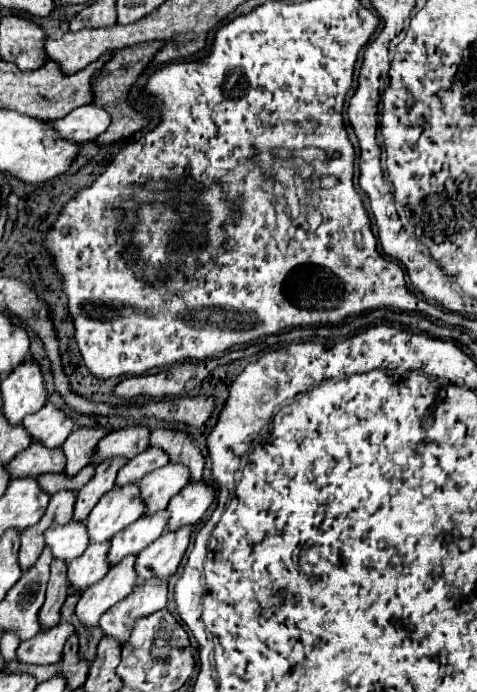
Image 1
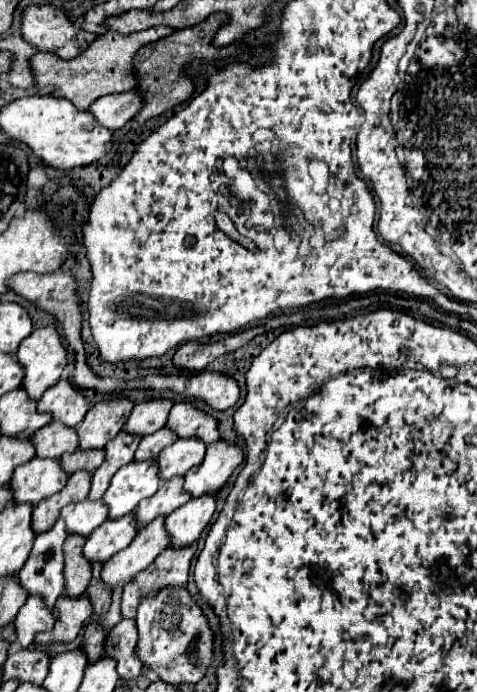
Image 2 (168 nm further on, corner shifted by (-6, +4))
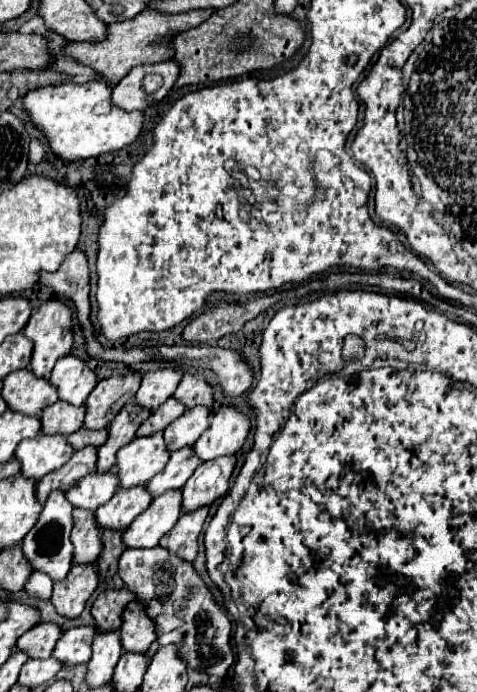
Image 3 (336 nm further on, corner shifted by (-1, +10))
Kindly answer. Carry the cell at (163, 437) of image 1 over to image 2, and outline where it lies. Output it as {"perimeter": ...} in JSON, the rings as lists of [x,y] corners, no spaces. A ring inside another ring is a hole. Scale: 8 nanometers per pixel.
{"perimeter":[[[176,402],[170,410],[166,426],[170,426],[180,438],[198,436],[204,444],[214,444],[220,438],[216,420],[194,408],[190,402]]]}

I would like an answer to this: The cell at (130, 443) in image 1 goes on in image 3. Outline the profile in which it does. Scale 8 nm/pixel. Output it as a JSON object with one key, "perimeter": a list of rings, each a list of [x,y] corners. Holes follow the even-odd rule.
{"perimeter":[[[155,370],[143,376],[141,388],[135,394],[135,402],[147,410],[157,410],[157,406],[165,404],[171,396],[173,390],[181,382],[181,370]]]}

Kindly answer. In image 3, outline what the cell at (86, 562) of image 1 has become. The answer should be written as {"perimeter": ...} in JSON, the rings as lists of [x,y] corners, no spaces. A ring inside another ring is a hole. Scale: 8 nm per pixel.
{"perimeter":[[[145,486],[117,490],[115,496],[95,512],[95,520],[103,530],[123,532],[141,512],[147,510],[151,500],[153,498],[147,494]]]}

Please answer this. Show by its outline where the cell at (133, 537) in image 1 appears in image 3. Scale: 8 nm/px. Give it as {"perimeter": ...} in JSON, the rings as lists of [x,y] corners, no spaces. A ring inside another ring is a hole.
{"perimeter":[[[193,448],[177,450],[175,454],[171,454],[167,466],[153,480],[149,480],[145,488],[153,498],[157,498],[169,490],[181,490],[185,486],[185,482],[193,476],[197,466],[199,466],[199,460],[193,454]]]}

